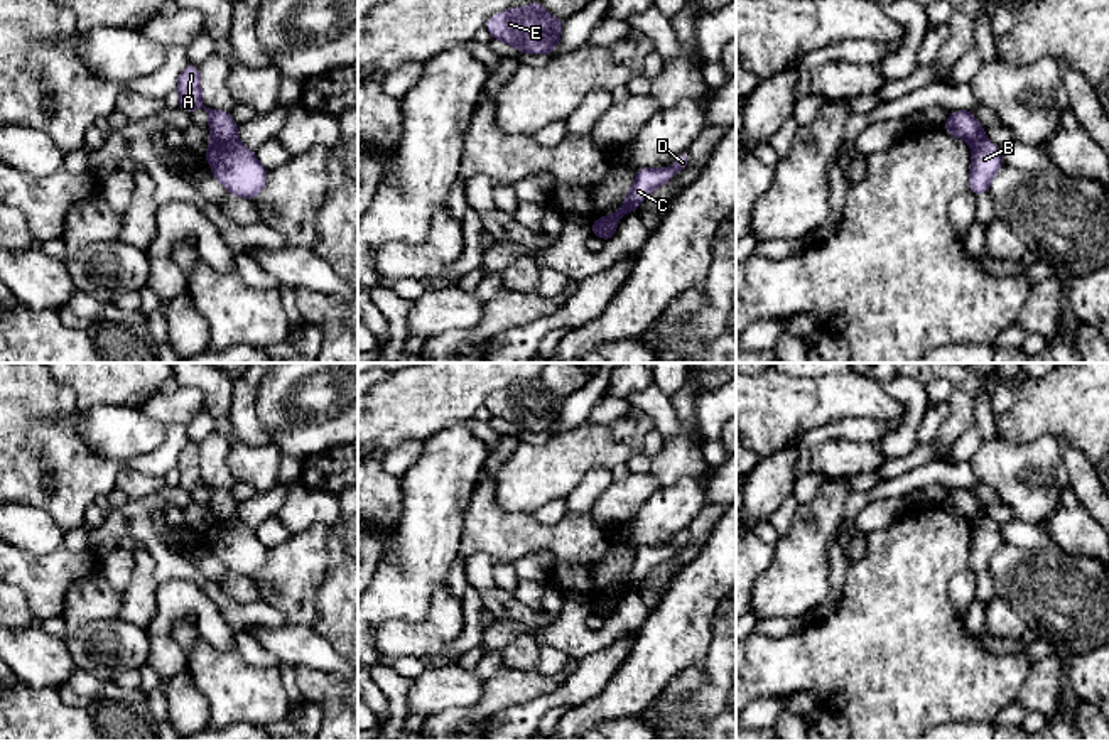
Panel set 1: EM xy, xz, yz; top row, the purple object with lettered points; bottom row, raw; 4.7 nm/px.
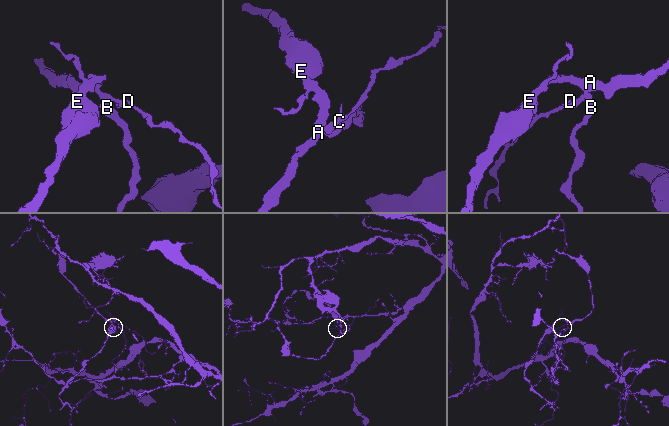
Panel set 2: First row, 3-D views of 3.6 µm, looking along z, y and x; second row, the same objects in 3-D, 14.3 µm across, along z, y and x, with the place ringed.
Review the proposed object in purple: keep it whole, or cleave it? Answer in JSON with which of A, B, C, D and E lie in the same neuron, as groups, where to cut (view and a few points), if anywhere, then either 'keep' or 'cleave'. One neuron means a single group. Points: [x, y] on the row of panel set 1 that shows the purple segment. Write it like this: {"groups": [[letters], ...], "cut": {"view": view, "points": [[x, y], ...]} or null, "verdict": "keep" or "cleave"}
{"groups": [["A", "C", "D", "E"], ["B"]], "cut": {"view": "xy", "points": [[237, 137], [213, 140]]}, "verdict": "cleave"}

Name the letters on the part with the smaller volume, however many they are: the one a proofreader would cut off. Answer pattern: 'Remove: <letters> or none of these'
Remove: A, C, D, E

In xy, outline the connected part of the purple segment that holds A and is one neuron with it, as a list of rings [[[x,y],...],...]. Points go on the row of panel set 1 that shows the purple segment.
[[[189,64],[184,68],[181,76],[176,81],[176,89],[179,91],[179,108],[191,113],[196,108],[203,108],[209,115],[209,133],[213,140],[230,142],[238,138],[238,127],[230,111],[211,110],[203,105],[201,98],[201,74],[199,68]]]

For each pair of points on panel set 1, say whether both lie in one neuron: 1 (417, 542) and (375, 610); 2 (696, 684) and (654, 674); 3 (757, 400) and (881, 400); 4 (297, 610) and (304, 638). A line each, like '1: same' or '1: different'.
1: same
2: different
3: same
4: different

